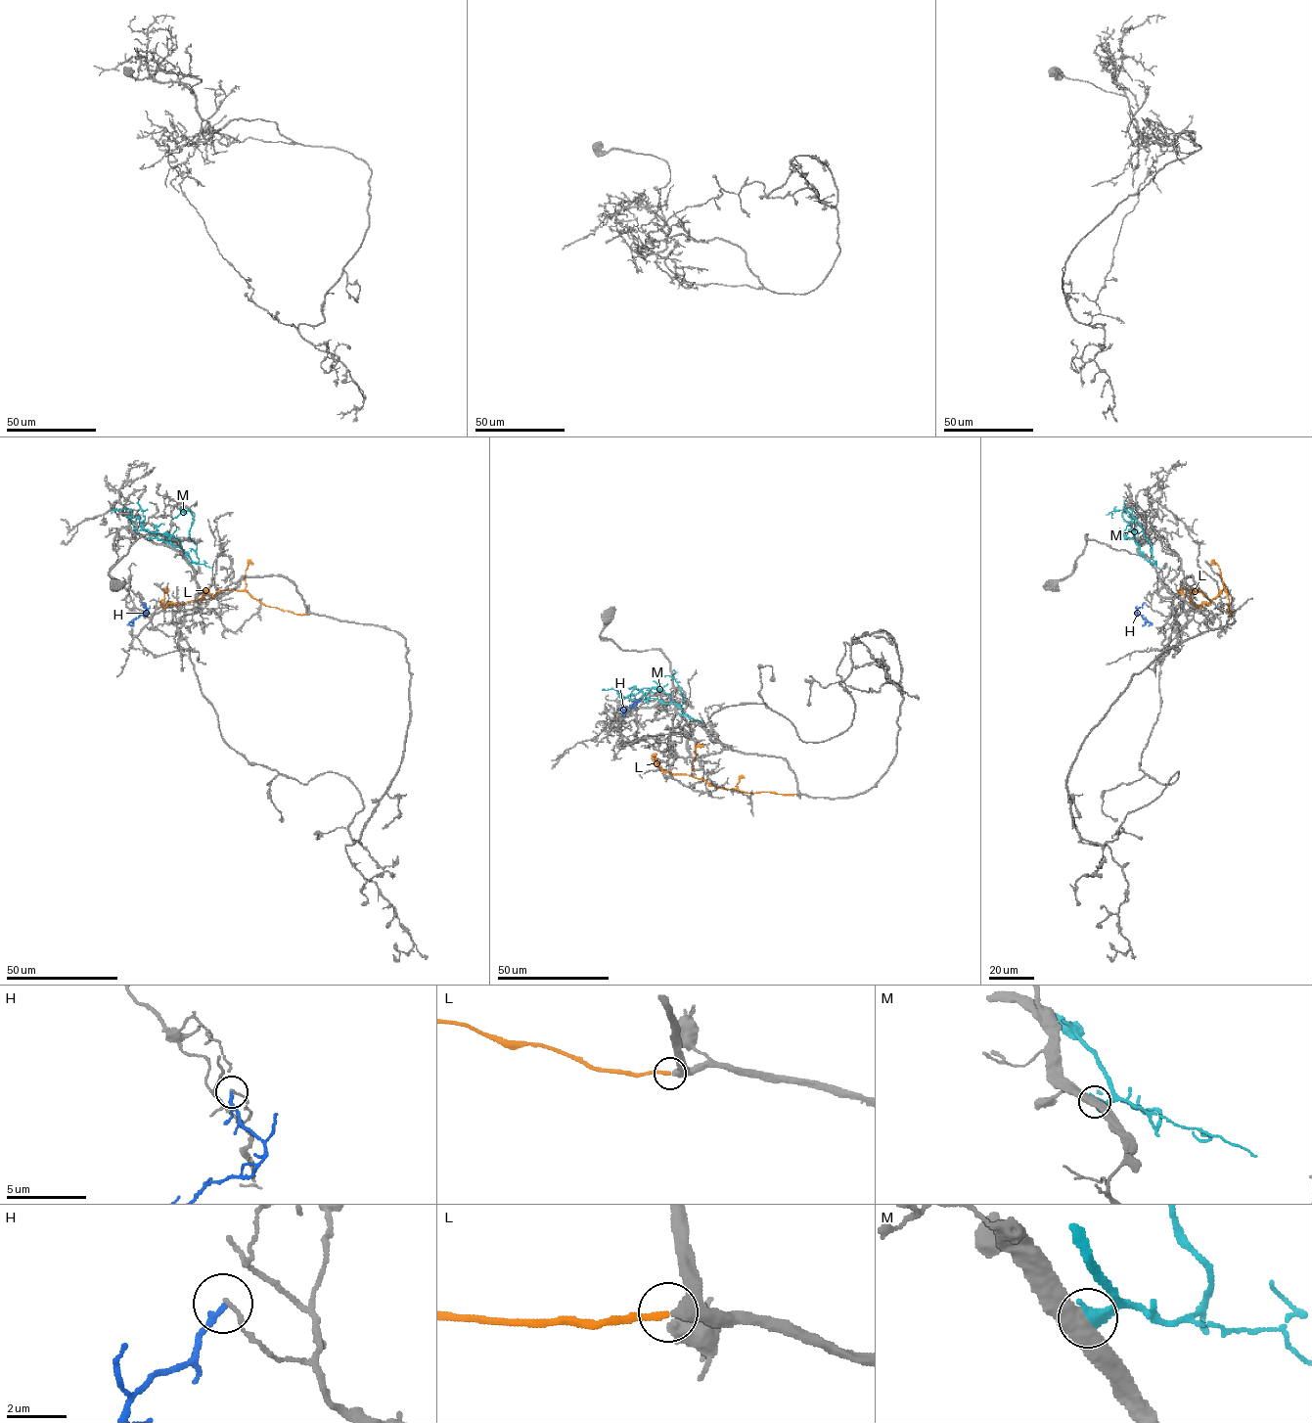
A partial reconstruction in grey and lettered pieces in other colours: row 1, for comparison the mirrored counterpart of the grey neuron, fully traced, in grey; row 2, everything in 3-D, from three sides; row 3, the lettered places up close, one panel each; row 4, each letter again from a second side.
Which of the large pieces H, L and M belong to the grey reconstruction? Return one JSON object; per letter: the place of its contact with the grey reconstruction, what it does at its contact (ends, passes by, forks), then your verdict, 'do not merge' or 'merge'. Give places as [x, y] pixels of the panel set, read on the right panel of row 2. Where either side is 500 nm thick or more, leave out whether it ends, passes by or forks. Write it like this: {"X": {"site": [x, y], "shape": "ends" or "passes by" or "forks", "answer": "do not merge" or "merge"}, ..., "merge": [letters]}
{"H": {"site": [1144, 602], "shape": "ends", "answer": "do not merge"}, "L": {"site": [1230, 615], "shape": "ends", "answer": "merge"}, "M": {"site": [1152, 563], "answer": "do not merge"}, "merge": ["L"]}

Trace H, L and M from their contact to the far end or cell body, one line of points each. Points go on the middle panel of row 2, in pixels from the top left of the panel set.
H: (635, 708), (639, 700), (623, 710), (620, 709), (622, 706)
L: (796, 794), (713, 786), (702, 779), (665, 772), (653, 756)
M: (681, 715), (683, 711), (675, 704), (648, 698), (624, 698), (612, 689), (602, 690)

